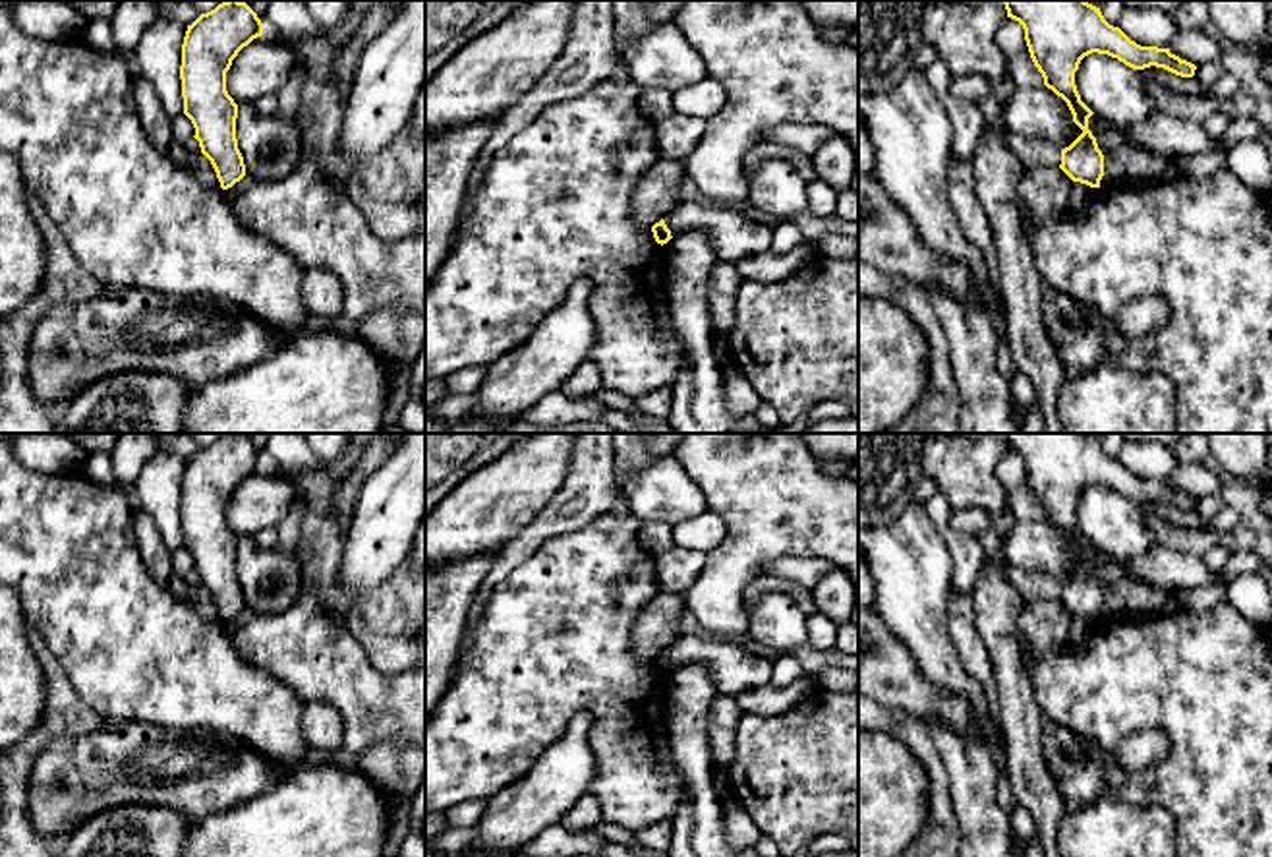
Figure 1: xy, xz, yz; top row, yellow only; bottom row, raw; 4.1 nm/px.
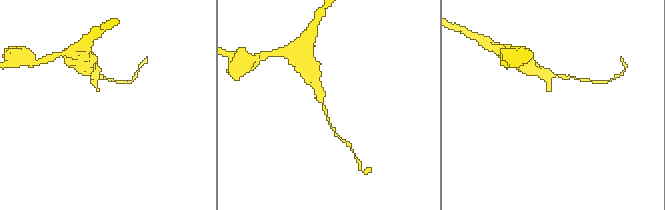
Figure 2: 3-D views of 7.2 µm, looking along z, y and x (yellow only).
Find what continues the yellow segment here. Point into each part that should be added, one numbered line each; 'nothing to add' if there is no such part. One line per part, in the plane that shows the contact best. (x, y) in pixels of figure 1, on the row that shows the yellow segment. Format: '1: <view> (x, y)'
nothing to add

